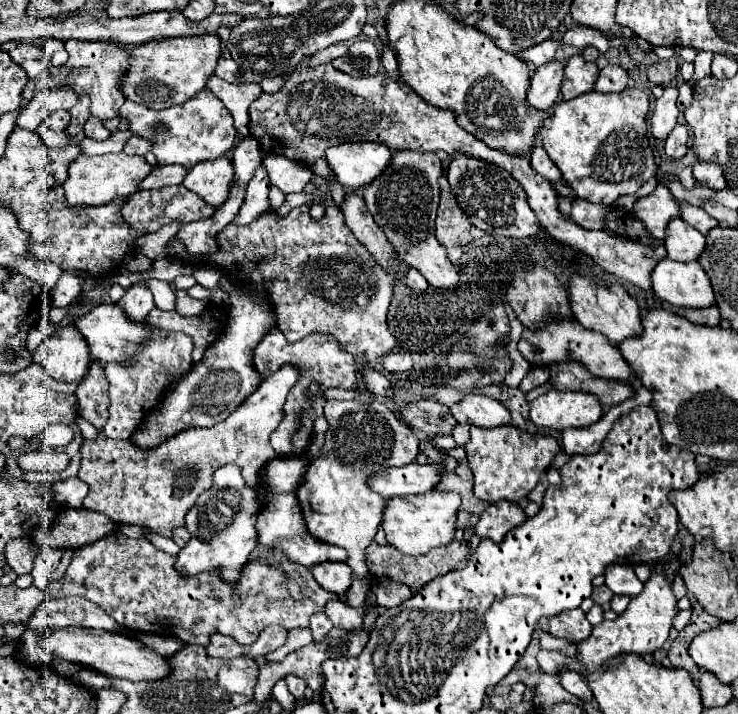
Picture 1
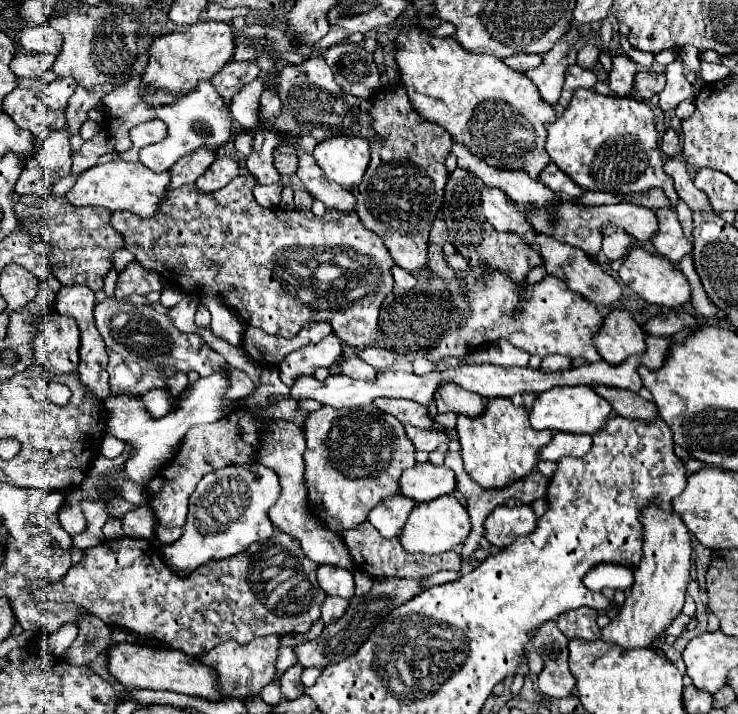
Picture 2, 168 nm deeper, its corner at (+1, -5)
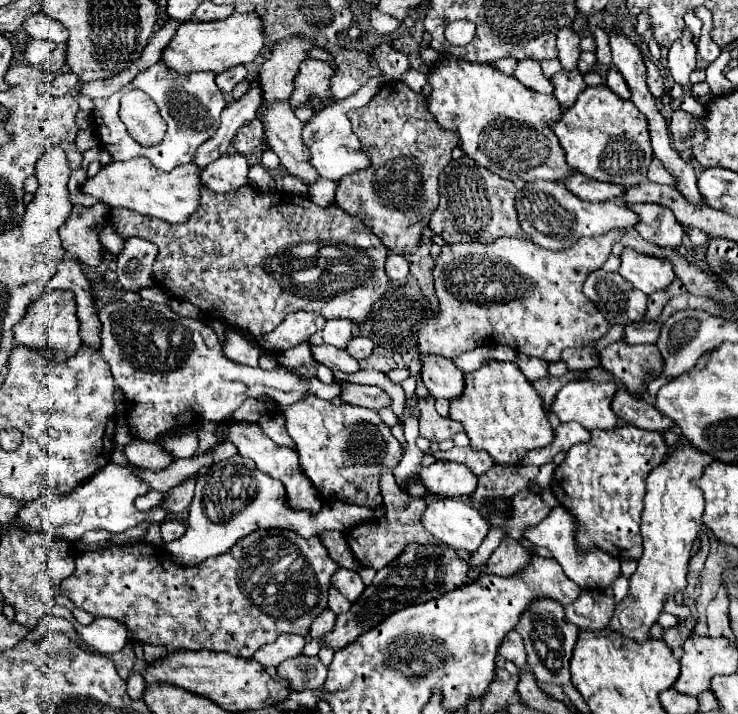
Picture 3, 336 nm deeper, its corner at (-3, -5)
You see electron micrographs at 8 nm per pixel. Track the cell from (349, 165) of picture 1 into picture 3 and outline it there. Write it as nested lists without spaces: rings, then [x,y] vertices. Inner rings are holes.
[[[384,78],[368,80],[356,94],[352,94],[346,100],[340,100],[336,104],[330,104],[330,108],[324,108],[324,110],[316,112],[314,120],[304,126],[304,140],[308,140],[308,146],[310,146],[310,152],[312,152],[312,166],[318,170],[318,174],[322,178],[338,182],[352,172],[360,172],[360,170],[368,168],[368,164],[370,164],[368,156],[364,154],[358,136],[352,132],[352,124],[350,124],[346,112],[352,110],[352,108],[364,106],[380,90],[382,82],[384,82]]]

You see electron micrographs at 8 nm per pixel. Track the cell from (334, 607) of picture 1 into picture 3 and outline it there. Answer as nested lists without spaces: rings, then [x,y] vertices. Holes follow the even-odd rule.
[[[330,588],[330,596],[328,596],[328,608],[334,612],[334,614],[342,614],[342,612],[348,612],[348,608],[350,608],[352,604],[344,598],[344,596],[340,596],[334,588]]]

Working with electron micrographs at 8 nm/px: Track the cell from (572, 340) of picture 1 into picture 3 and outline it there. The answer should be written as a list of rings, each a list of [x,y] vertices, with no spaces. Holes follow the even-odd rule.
[[[622,230],[608,232],[608,236],[596,240],[578,240],[564,252],[552,252],[534,242],[522,242],[516,238],[500,238],[492,244],[472,242],[442,246],[442,254],[436,258],[434,266],[434,288],[440,300],[440,314],[424,324],[424,354],[456,358],[478,346],[504,344],[516,352],[536,356],[546,362],[558,362],[564,348],[594,344],[610,330],[610,324],[582,294],[582,284],[588,272],[598,270],[608,260],[612,244],[620,232]]]

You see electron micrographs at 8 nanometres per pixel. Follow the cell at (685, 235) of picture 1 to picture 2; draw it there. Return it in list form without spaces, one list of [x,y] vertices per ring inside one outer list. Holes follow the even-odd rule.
[[[658,208],[656,210],[658,220],[658,234],[652,236],[652,244],[660,256],[666,256],[672,262],[680,262],[682,256],[692,252],[692,242],[686,240],[682,234],[682,226],[676,218],[676,212],[670,208]]]

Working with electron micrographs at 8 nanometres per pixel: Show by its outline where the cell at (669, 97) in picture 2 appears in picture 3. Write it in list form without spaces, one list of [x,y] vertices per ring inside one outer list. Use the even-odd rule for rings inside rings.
[[[688,28],[684,30],[684,36],[670,46],[668,68],[674,82],[680,86],[690,84],[690,74],[696,68],[696,46],[692,44],[692,32]]]

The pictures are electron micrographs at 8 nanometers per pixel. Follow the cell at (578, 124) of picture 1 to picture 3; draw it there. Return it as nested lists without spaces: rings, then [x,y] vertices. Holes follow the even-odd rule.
[[[588,86],[580,92],[576,104],[568,108],[556,124],[552,124],[552,130],[558,136],[572,170],[592,180],[626,188],[638,186],[648,178],[648,166],[654,158],[648,120],[632,100],[618,98],[606,86]]]

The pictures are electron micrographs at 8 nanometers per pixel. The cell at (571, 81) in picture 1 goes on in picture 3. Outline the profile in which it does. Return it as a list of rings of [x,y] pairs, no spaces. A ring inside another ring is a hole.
[[[562,70],[552,76],[552,82],[556,88],[554,96],[564,108],[570,108],[576,102],[576,96],[586,88],[586,82],[580,70],[570,70],[570,72]]]

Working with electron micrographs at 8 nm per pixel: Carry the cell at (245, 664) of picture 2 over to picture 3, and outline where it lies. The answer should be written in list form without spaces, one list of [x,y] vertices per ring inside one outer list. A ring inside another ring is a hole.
[[[282,634],[272,644],[264,644],[260,650],[256,650],[254,660],[260,662],[264,668],[268,668],[268,666],[274,666],[276,668],[284,660],[298,656],[302,652],[304,644],[306,644],[304,636],[298,636],[298,634]]]

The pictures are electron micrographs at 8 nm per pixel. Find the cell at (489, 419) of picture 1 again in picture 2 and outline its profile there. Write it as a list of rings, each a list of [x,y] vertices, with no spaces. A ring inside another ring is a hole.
[[[442,384],[440,392],[434,396],[438,412],[456,412],[464,416],[478,416],[484,410],[484,398],[466,392],[458,384]]]

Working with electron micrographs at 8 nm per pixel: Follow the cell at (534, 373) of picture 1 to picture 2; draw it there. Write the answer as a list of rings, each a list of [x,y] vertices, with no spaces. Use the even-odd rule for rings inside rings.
[[[546,356],[542,360],[540,370],[542,372],[560,372],[560,370],[568,370],[572,364],[572,360],[568,360],[566,356]]]

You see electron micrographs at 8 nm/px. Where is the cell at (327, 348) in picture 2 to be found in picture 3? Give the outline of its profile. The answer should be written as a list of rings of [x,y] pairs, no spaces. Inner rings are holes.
[[[328,320],[326,326],[320,332],[316,332],[308,342],[312,346],[330,344],[340,350],[346,350],[348,342],[352,340],[352,328],[354,324],[348,324],[348,320]]]

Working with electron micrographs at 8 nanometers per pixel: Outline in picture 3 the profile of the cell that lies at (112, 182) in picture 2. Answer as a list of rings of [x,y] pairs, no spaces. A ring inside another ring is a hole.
[[[132,158],[128,162],[106,164],[94,178],[88,178],[82,186],[84,194],[98,198],[110,208],[128,208],[146,216],[166,220],[170,224],[188,220],[198,208],[198,190],[200,190],[200,172],[196,164],[184,164],[172,172],[156,168],[148,158]]]

